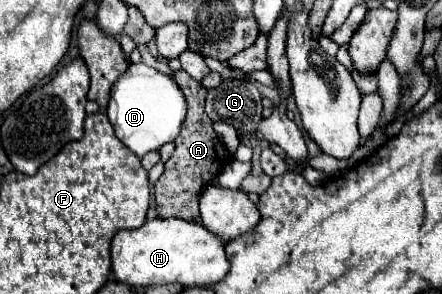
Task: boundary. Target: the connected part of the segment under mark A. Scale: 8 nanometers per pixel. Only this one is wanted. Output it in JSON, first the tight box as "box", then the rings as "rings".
{"box":[155,69,233,221],"rings":[[[183,69],[175,71],[173,79],[183,89],[189,109],[187,109],[183,129],[179,137],[175,139],[177,149],[171,155],[171,159],[165,163],[165,171],[155,185],[155,205],[157,205],[155,209],[161,219],[179,217],[185,221],[197,221],[199,219],[199,195],[233,161],[233,155],[225,149],[223,141],[219,141],[213,129],[213,121],[205,115],[205,99],[209,91],[203,89],[199,81],[191,79],[189,73],[185,73]]]}

